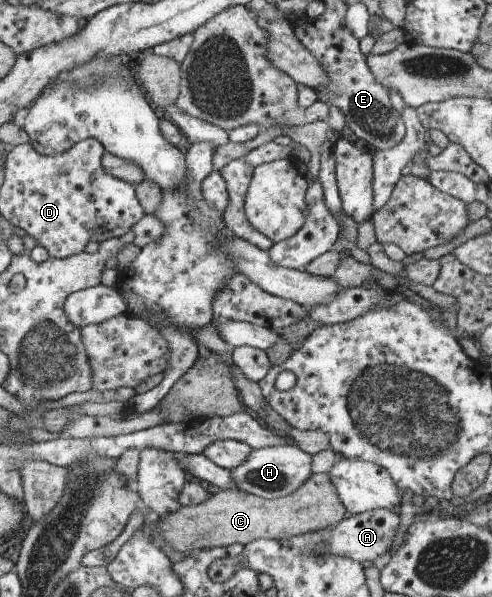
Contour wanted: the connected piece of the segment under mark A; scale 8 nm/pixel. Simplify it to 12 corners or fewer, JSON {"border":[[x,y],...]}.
{"border":[[365,511],[338,522],[319,550],[360,563],[390,550],[399,514]]}

